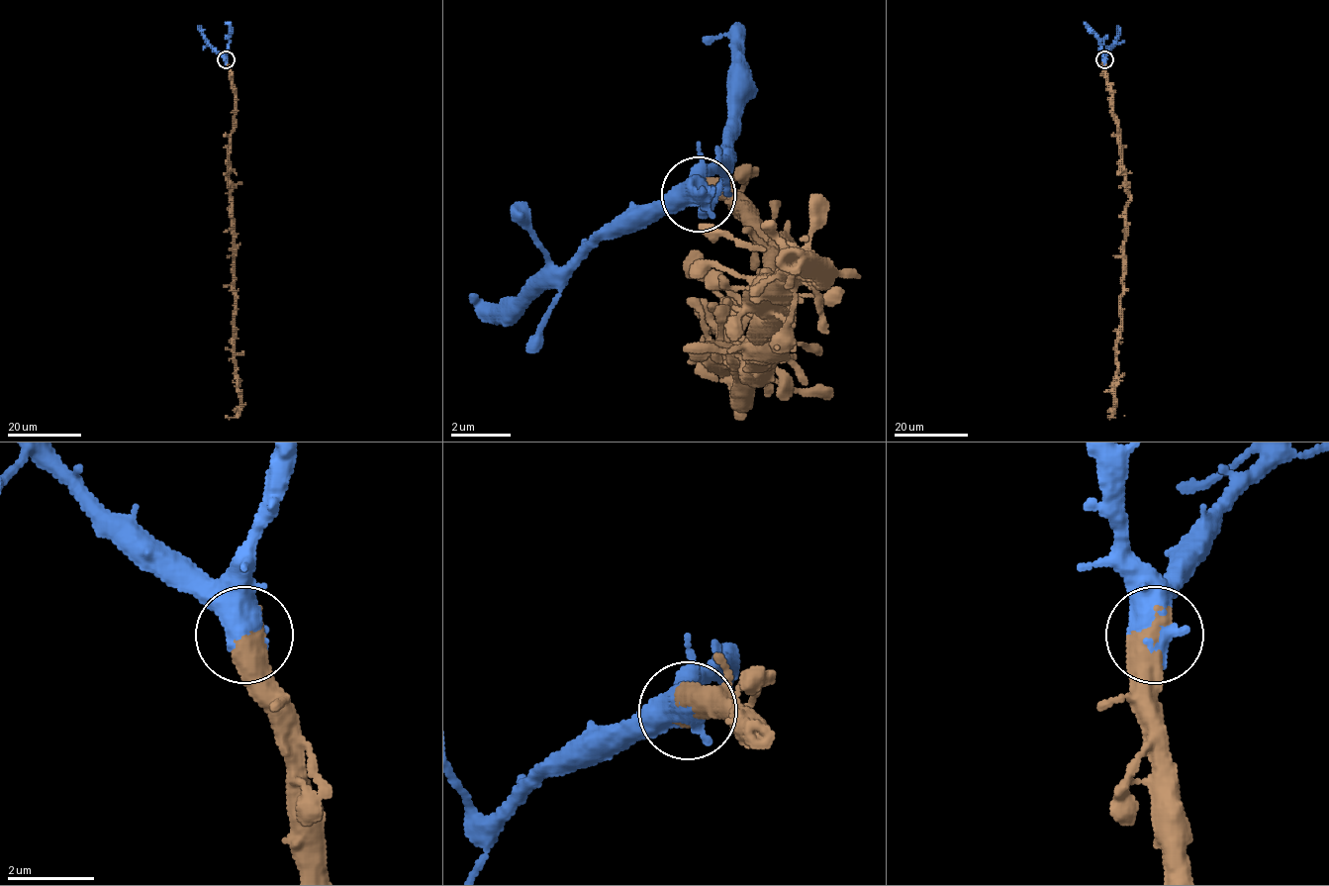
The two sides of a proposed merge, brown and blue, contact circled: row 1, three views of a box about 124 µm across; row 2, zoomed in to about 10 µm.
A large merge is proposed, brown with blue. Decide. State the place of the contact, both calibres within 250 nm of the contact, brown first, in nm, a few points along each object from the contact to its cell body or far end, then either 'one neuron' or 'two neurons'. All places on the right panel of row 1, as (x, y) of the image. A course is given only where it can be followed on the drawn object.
(1104, 59) | 750/800 nm | brown via (1104, 59), (1111, 115), (1120, 140), (1121, 167), (1129, 197), (1125, 213), (1114, 412), (1111, 418), (1108, 416) | blue via (1104, 59), (1114, 44), (1117, 26) | one neuron

